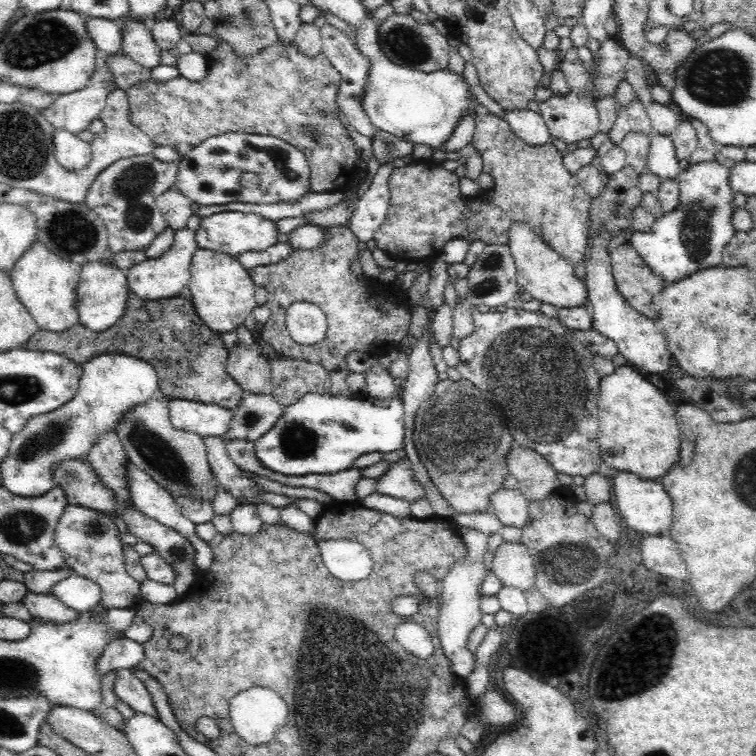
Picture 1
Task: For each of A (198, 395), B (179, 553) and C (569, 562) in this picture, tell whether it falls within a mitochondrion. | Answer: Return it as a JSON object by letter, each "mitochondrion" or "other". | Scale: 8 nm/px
{"A":"other","B":"mitochondrion","C":"mitochondrion"}

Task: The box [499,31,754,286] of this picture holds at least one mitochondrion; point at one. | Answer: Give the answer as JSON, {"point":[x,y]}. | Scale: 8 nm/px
{"point":[719,77]}

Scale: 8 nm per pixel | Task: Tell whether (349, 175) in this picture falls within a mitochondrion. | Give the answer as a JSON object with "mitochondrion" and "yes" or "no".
{"mitochondrion":"no"}

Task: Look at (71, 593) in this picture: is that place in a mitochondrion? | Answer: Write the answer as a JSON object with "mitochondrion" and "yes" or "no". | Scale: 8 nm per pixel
{"mitochondrion":"no"}

